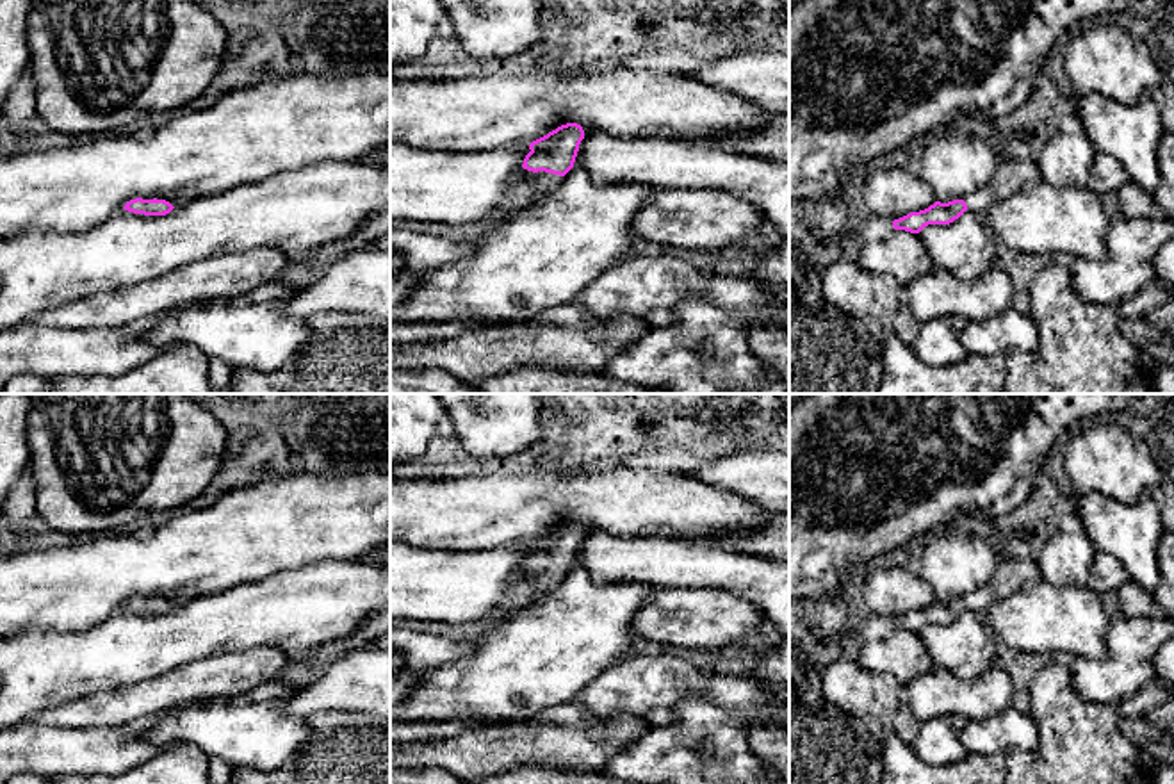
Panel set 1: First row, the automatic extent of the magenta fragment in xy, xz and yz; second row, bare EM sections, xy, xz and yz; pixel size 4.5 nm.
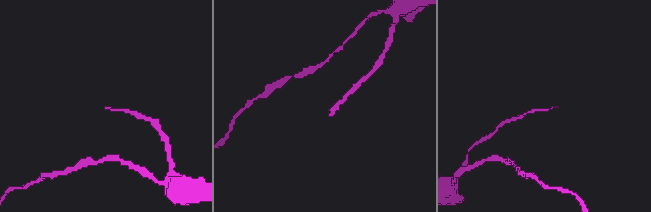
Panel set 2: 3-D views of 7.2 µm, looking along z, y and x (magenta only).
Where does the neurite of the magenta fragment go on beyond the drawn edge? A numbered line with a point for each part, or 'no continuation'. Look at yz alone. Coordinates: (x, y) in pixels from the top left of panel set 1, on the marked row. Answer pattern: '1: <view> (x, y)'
1: yz (1012, 173)

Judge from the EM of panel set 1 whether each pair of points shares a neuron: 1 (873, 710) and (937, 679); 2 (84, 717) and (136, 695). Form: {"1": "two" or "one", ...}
{"1": "two", "2": "one"}

